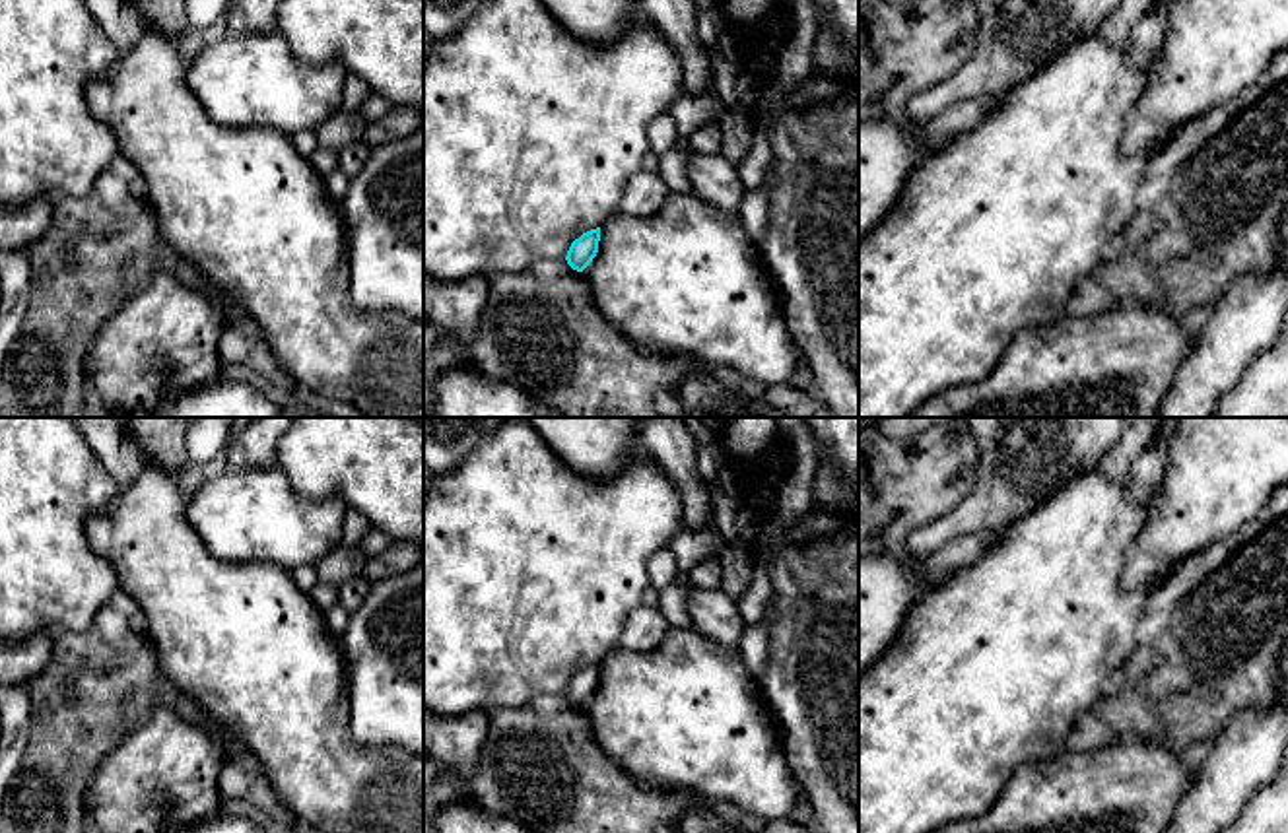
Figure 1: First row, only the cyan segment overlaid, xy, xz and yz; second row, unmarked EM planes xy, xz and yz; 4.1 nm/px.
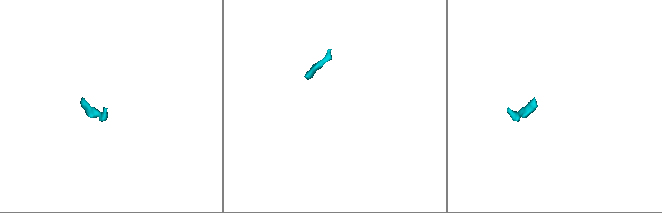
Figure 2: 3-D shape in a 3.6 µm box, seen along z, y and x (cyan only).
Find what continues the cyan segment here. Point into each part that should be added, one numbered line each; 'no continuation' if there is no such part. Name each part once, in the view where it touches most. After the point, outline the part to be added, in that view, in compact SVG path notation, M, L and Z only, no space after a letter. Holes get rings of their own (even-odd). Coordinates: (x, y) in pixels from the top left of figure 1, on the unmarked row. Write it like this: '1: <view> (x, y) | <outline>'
1: xz (546, 703) | M540 693L532 697L530 707L542 716L552 716L559 711L581 711L583 707L573 705L565 693Z

